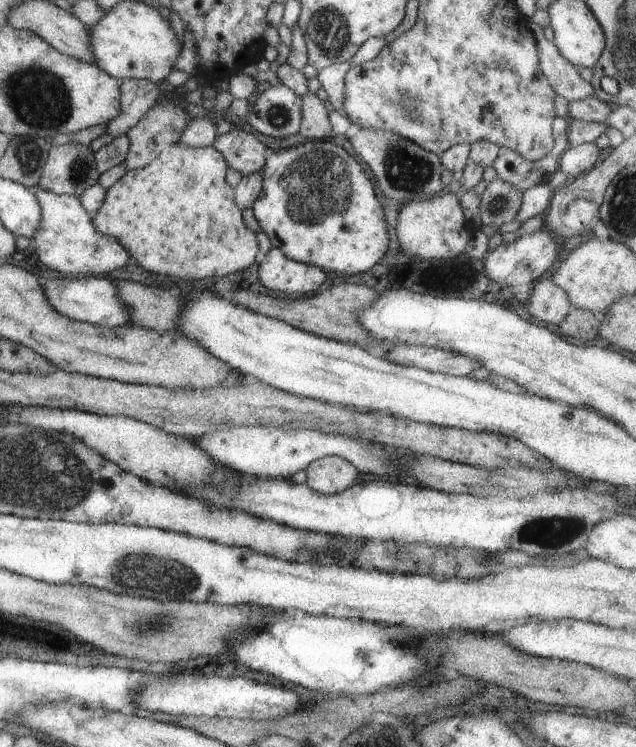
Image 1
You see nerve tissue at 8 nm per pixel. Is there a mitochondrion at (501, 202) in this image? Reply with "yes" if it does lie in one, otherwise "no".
yes

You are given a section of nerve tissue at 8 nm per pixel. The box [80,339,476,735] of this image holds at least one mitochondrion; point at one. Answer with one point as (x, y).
(142, 572)

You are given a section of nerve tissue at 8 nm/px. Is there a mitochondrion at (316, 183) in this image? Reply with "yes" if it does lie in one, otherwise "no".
yes

